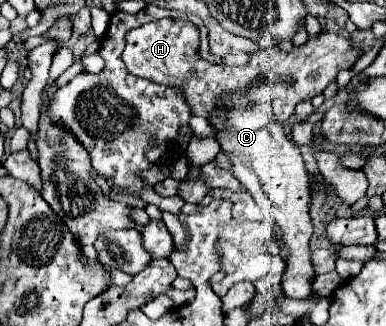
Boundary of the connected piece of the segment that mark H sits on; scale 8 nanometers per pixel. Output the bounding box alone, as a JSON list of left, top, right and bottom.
[122,18,360,124]

